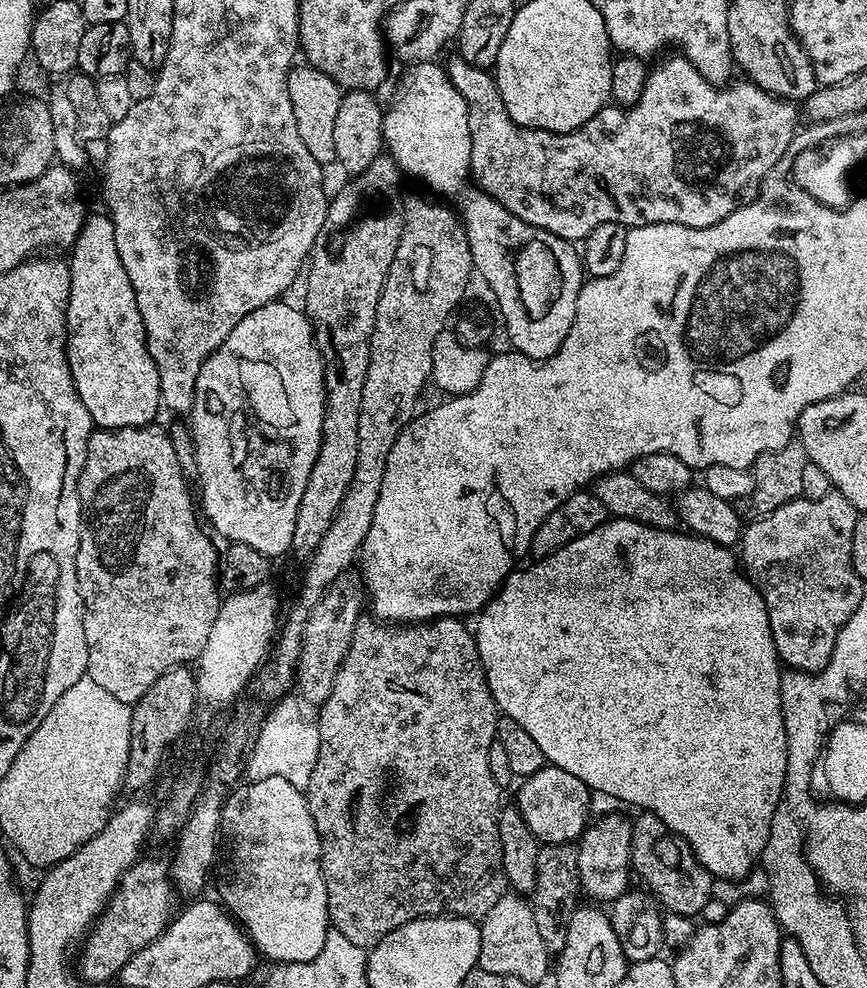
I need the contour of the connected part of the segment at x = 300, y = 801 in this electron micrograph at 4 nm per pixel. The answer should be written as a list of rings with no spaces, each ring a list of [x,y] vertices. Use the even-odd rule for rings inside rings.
[[[285,778],[244,782],[224,801],[220,830],[223,839],[229,840],[228,873],[220,884],[223,907],[239,921],[261,957],[269,956],[276,964],[313,960],[326,942],[330,921],[324,871],[320,869],[320,835],[310,814],[307,795]]]

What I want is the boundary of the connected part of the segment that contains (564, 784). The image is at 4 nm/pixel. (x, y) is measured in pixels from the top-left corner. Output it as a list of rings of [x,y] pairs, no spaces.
[[[545,766],[533,776],[523,777],[520,793],[514,800],[515,807],[520,809],[526,826],[544,844],[571,844],[579,841],[580,835],[590,823],[588,816],[588,796],[590,789],[581,780],[574,778],[561,768]]]

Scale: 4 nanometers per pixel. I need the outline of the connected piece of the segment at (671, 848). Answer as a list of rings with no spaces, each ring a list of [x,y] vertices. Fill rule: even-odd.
[[[641,811],[640,817],[632,820],[632,867],[631,871],[640,875],[645,889],[656,897],[657,904],[665,913],[673,912],[676,916],[699,917],[702,906],[712,899],[711,884],[714,879],[698,862],[692,848],[675,832],[670,831],[652,812]]]

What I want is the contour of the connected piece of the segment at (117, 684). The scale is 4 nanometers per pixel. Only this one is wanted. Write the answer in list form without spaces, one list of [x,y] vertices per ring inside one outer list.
[[[145,426],[142,428],[110,428],[107,430],[93,431],[88,440],[88,453],[86,462],[82,466],[80,475],[80,514],[82,527],[80,529],[80,545],[78,546],[78,558],[76,559],[76,573],[78,574],[78,586],[80,597],[84,603],[84,629],[86,630],[86,646],[88,647],[87,675],[98,686],[103,686],[109,694],[114,694],[118,702],[133,705],[172,668],[188,666],[199,657],[200,651],[210,639],[210,630],[214,627],[214,618],[218,618],[221,589],[218,587],[218,565],[222,560],[221,553],[216,552],[210,537],[204,533],[205,525],[198,515],[198,504],[194,499],[194,492],[190,489],[190,481],[182,474],[178,456],[172,445],[172,440],[167,431],[162,427]]]

